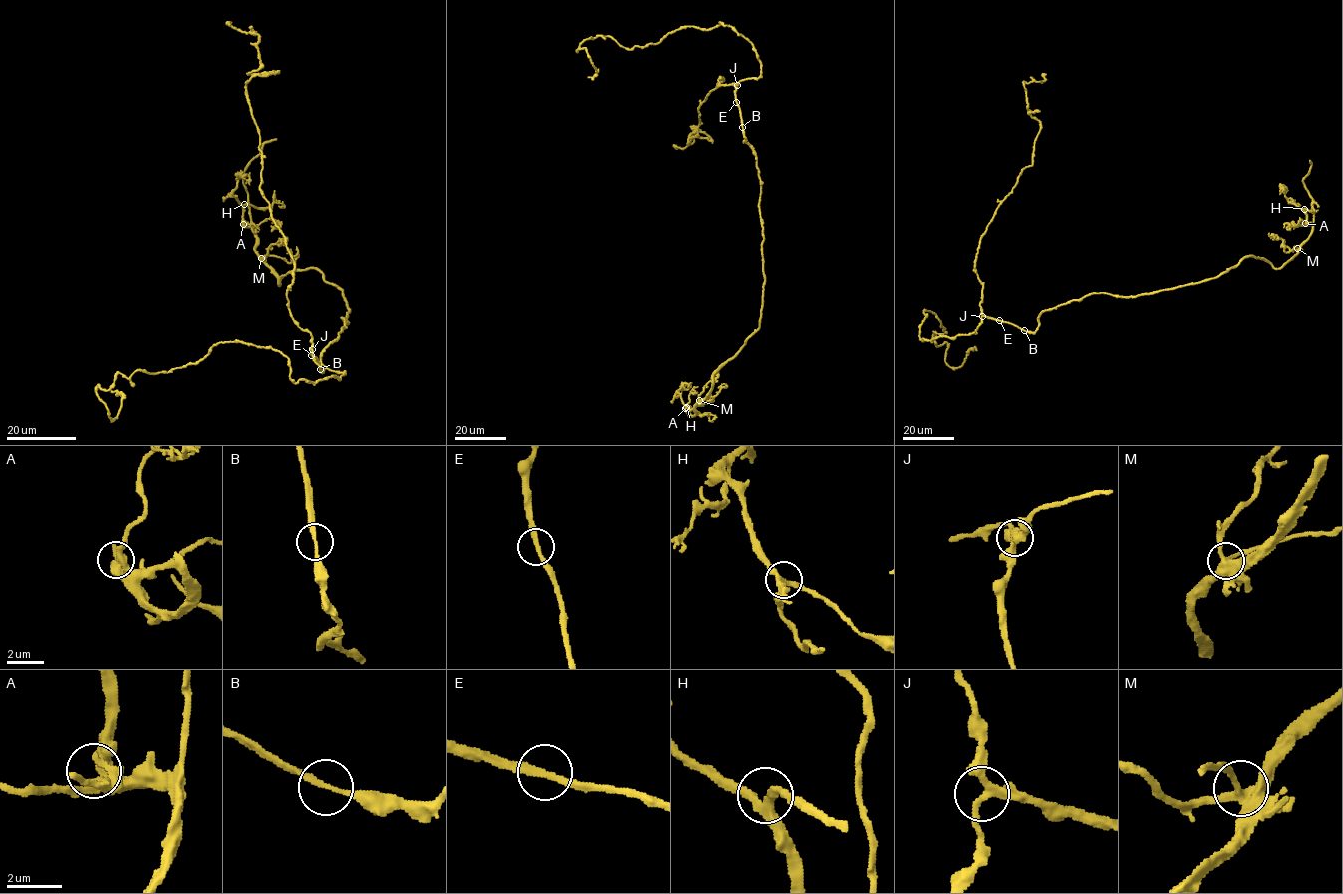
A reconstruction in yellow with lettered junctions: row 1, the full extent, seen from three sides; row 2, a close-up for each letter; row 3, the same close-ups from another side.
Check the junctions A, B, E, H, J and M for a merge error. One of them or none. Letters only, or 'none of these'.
none of these

